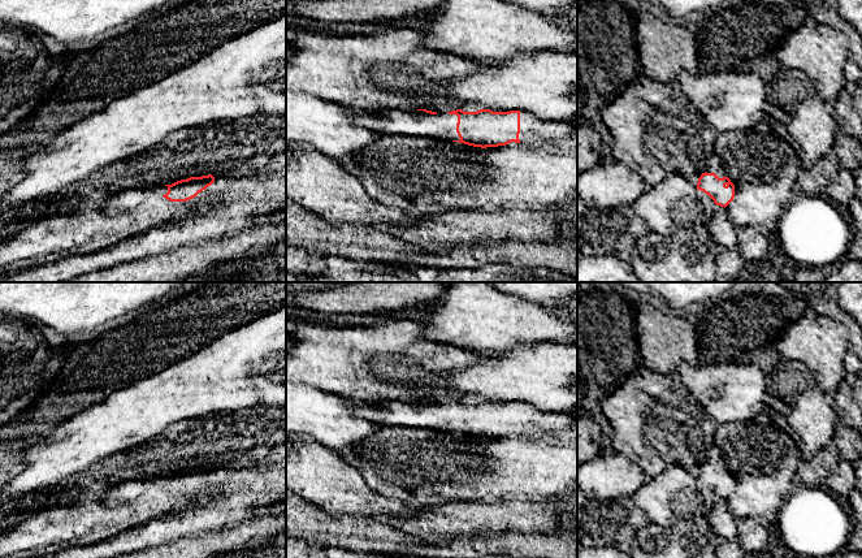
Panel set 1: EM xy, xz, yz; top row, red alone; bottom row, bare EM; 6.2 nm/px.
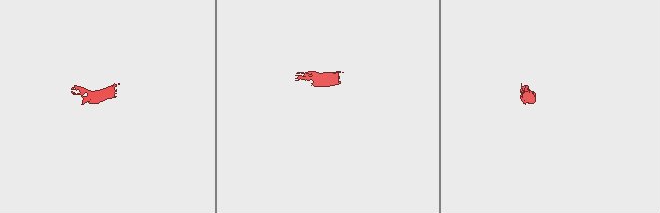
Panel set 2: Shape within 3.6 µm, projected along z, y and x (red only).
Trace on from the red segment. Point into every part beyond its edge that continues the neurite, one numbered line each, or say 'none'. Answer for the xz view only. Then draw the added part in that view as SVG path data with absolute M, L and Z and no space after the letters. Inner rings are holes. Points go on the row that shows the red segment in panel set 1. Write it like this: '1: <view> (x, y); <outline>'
1: xz (419, 124); M360 111L356 124L382 135L408 135L460 140L456 133L458 116L449 113L430 114L424 111Z
2: xz (532, 129); M520 112L520 143L563 144L573 134L564 120L543 121L537 116Z

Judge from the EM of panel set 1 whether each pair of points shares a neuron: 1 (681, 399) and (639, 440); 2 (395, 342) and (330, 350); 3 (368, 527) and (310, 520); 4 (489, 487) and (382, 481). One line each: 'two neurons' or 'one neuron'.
1: one neuron
2: one neuron
3: one neuron
4: one neuron

